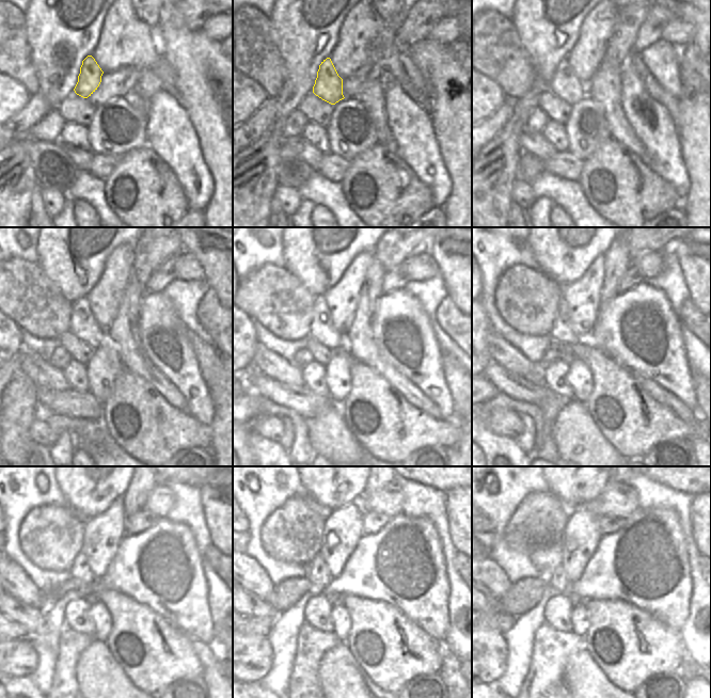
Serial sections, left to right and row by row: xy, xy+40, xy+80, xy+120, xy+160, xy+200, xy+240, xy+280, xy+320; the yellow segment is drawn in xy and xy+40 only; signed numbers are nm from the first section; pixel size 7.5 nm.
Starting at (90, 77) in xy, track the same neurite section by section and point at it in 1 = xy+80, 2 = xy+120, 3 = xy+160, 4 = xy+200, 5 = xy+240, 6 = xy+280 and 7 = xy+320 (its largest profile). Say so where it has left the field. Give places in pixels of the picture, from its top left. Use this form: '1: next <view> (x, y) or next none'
1: next xy+80 (564, 83)
2: next xy+120 (82, 323)
3: next xy+160 (322, 330)
4: next xy+200 (561, 331)
5: next xy+240 (80, 570)
6: next xy+280 (319, 575)
7: next xy+320 (558, 581)

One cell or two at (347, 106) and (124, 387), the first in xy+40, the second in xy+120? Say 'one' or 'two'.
two

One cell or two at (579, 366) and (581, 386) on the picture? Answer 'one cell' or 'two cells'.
one cell

